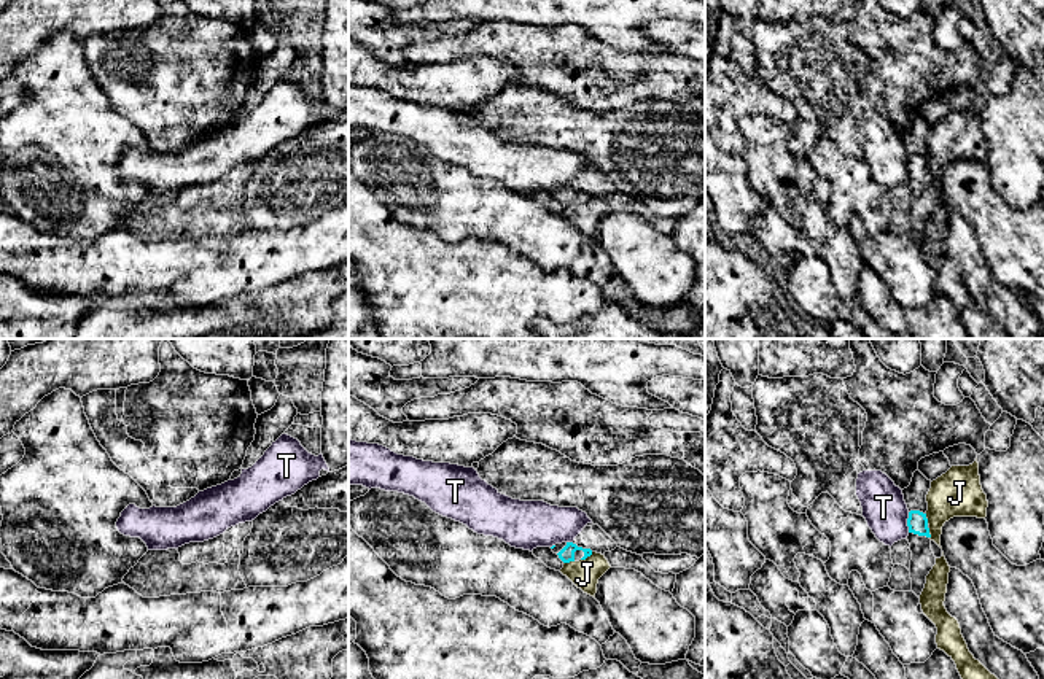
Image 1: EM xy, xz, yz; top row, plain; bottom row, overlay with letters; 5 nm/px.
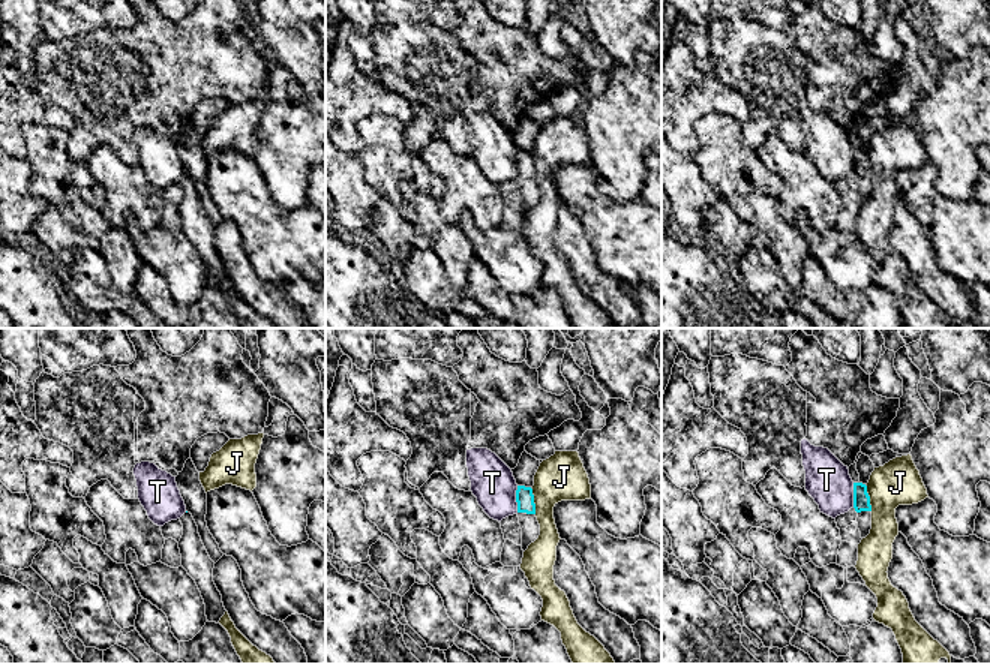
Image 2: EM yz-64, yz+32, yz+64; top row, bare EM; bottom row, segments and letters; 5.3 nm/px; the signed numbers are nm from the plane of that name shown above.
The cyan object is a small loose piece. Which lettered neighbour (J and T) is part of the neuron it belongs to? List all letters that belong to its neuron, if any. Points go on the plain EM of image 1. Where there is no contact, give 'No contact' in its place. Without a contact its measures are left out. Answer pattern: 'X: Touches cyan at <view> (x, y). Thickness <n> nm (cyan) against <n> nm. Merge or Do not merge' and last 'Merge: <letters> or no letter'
J: Touches cyan at xz (586, 201). Thickness 80 nm (cyan) against 150 nm. Do not merge
T: Touches cyan at yz (907, 166). Thickness 110 nm (cyan) against 220 nm. Do not merge
Merge: no letter

